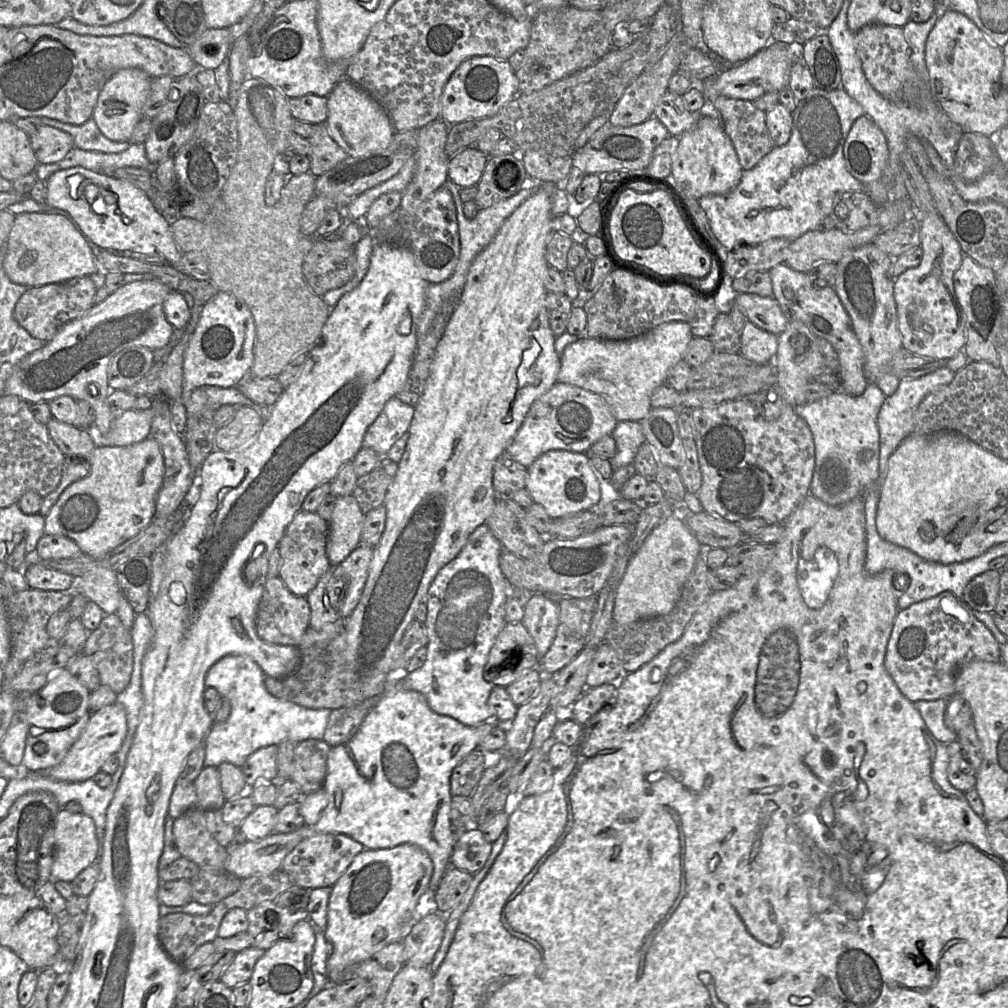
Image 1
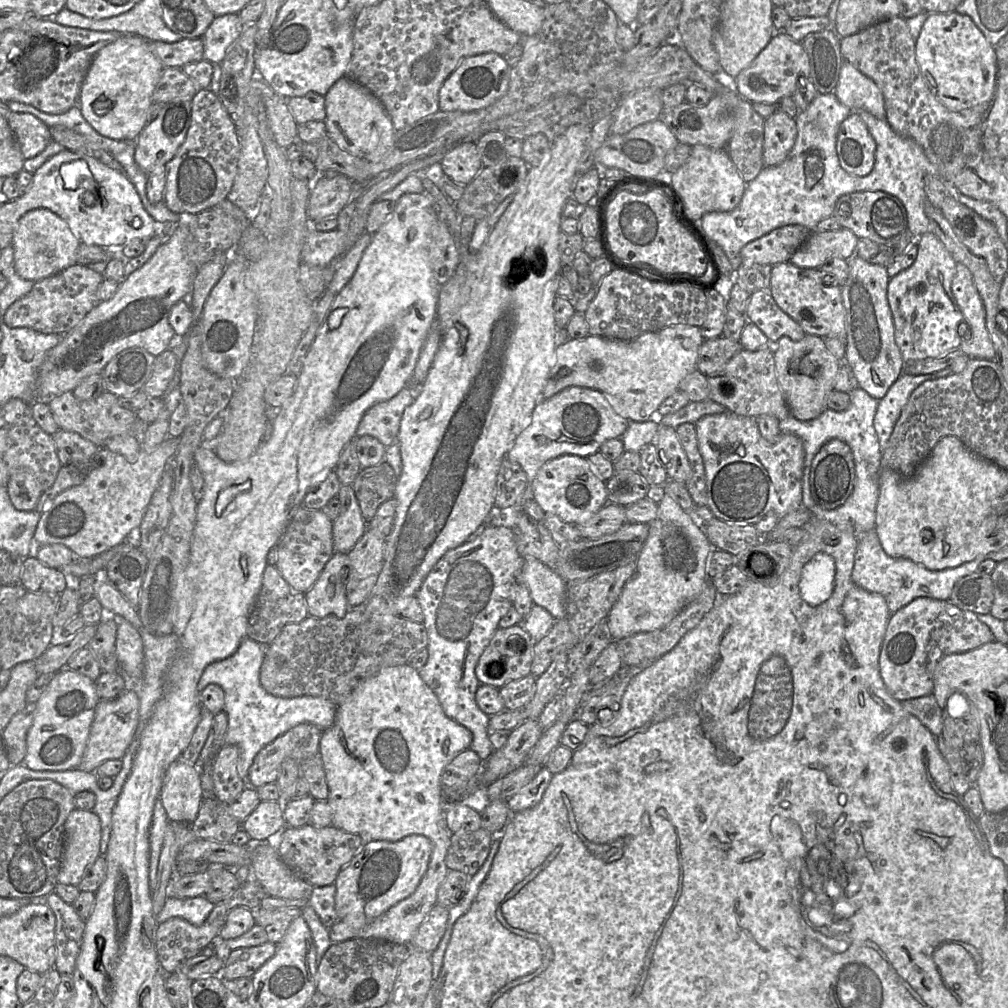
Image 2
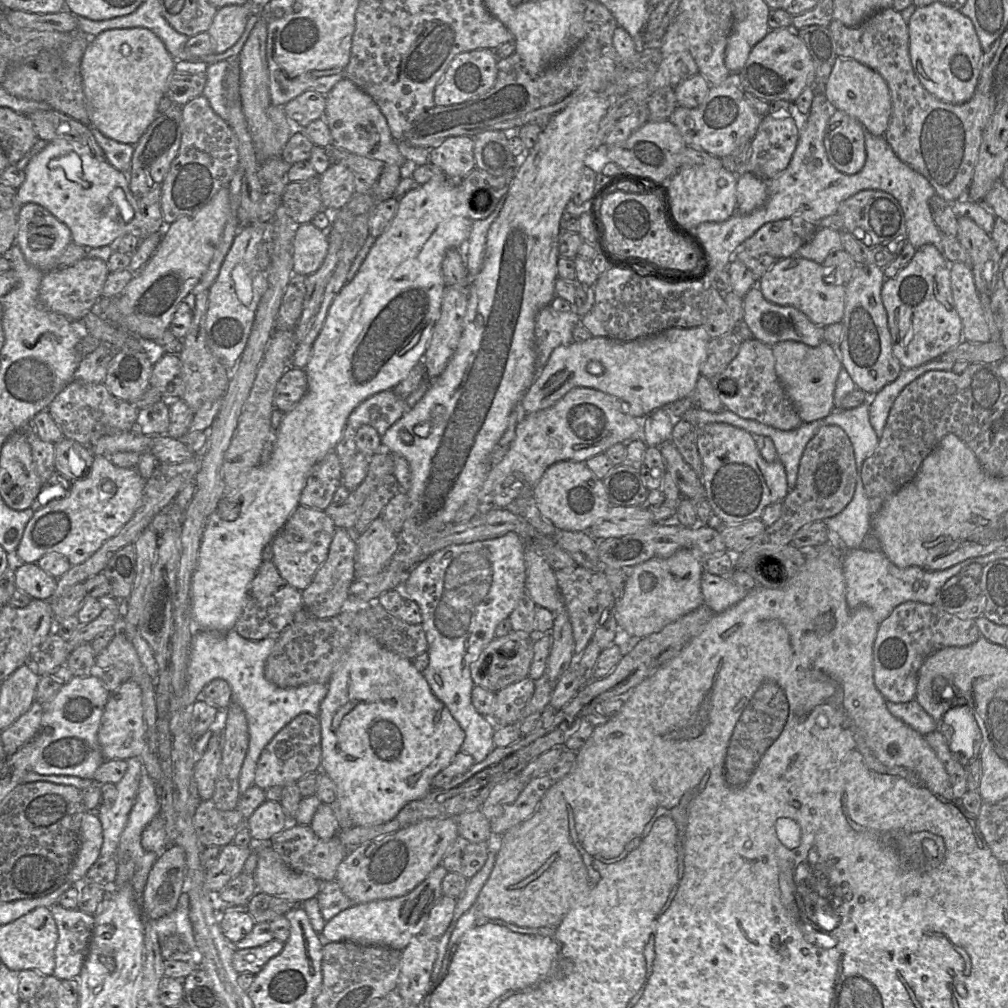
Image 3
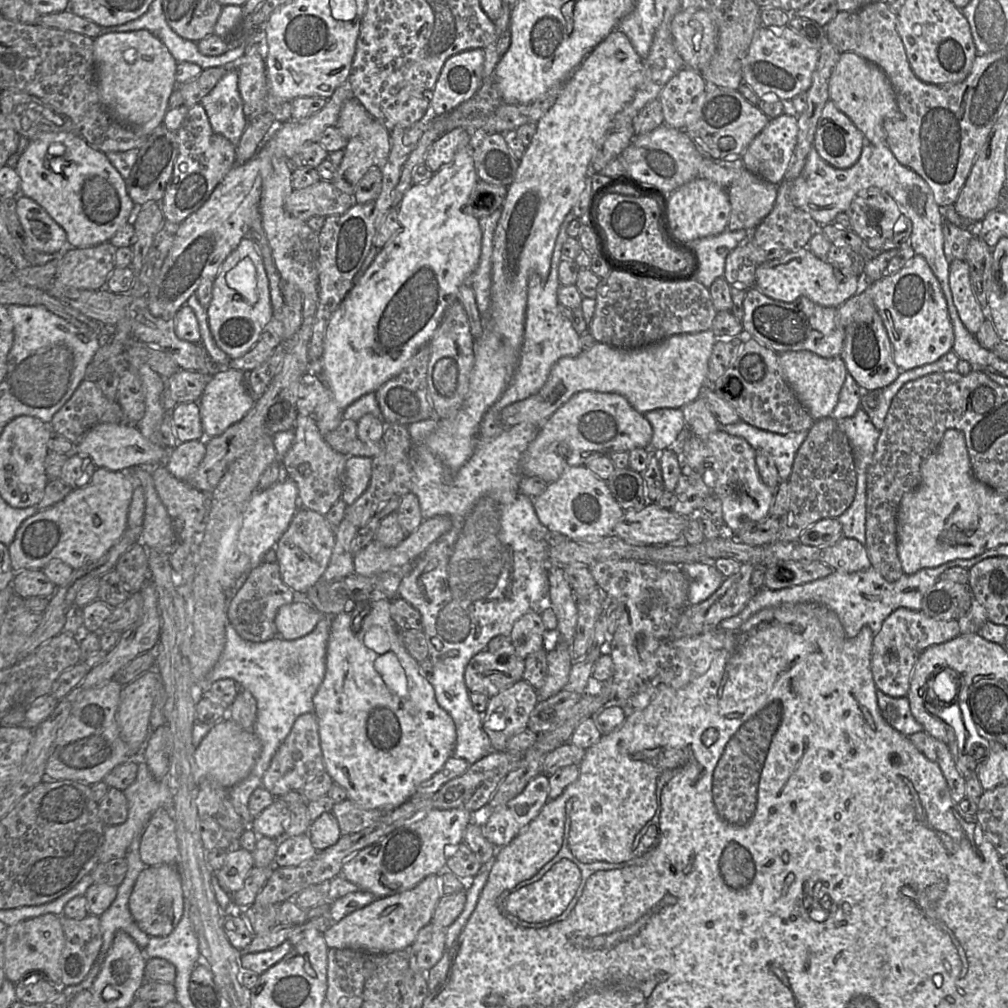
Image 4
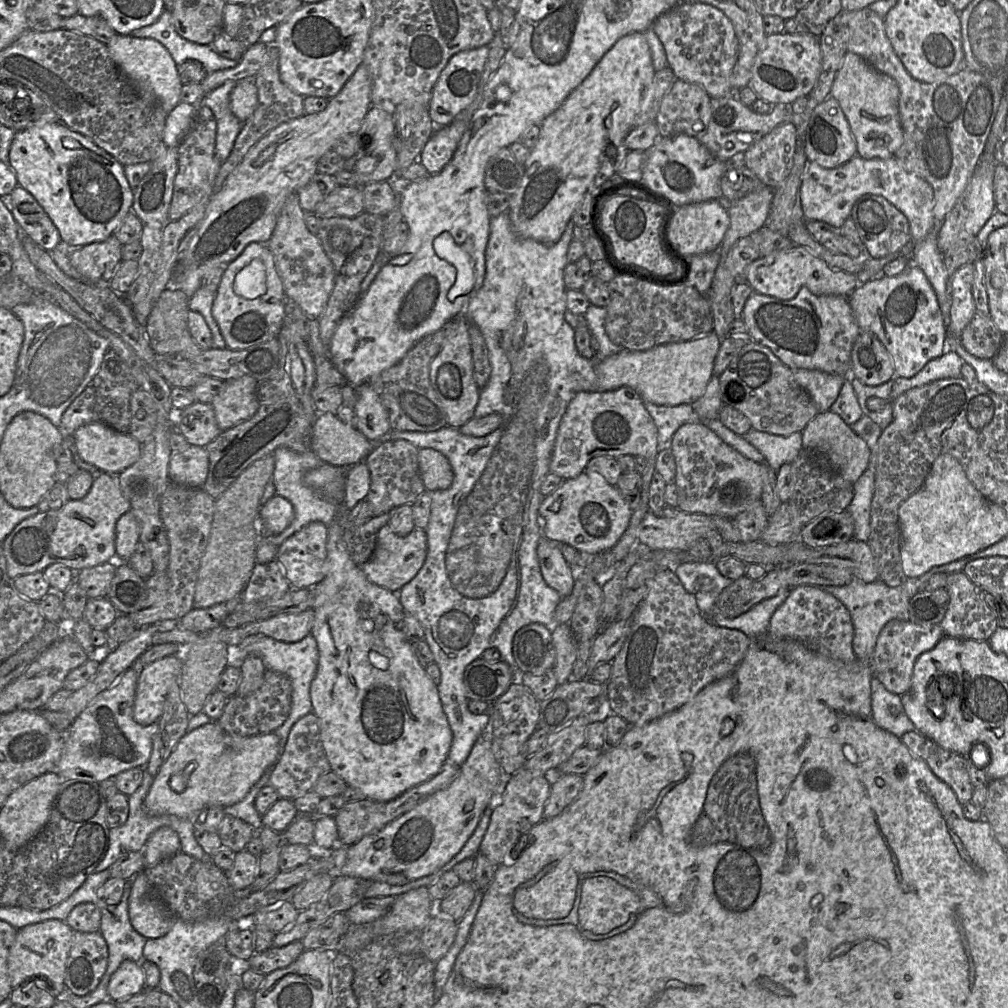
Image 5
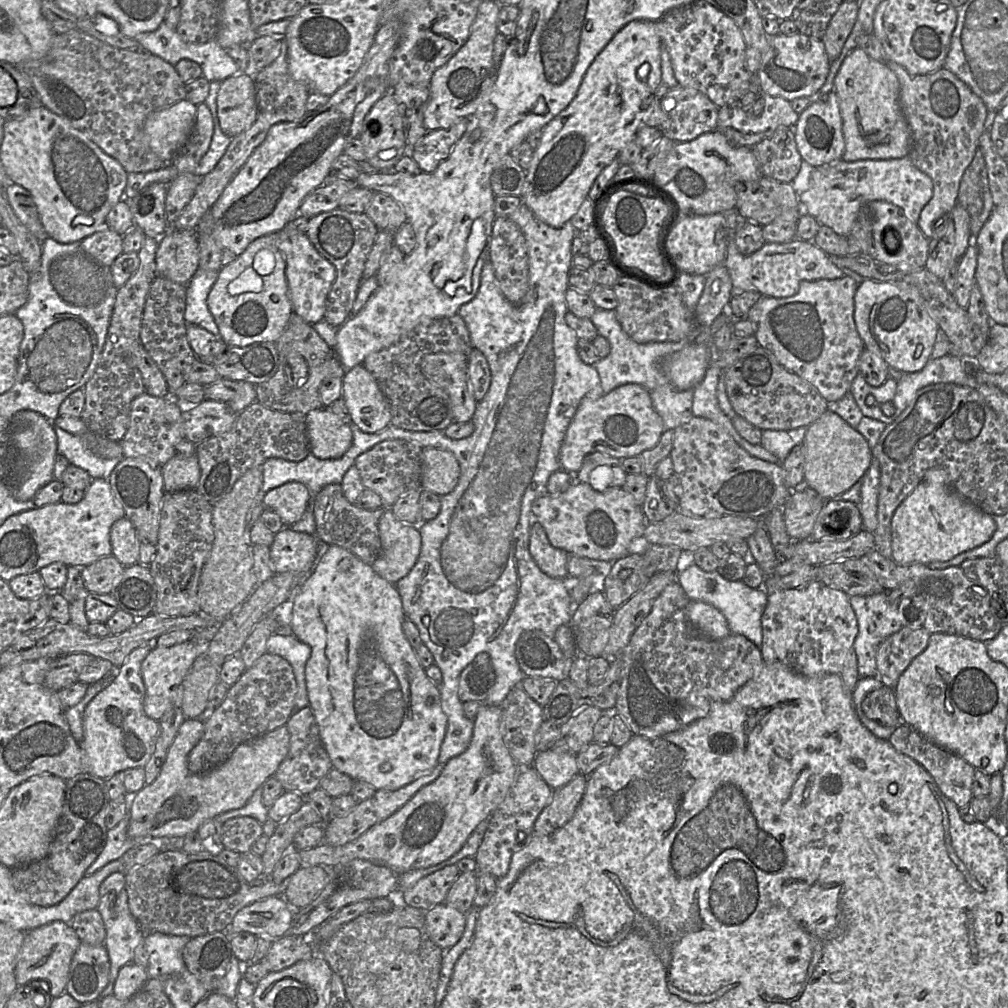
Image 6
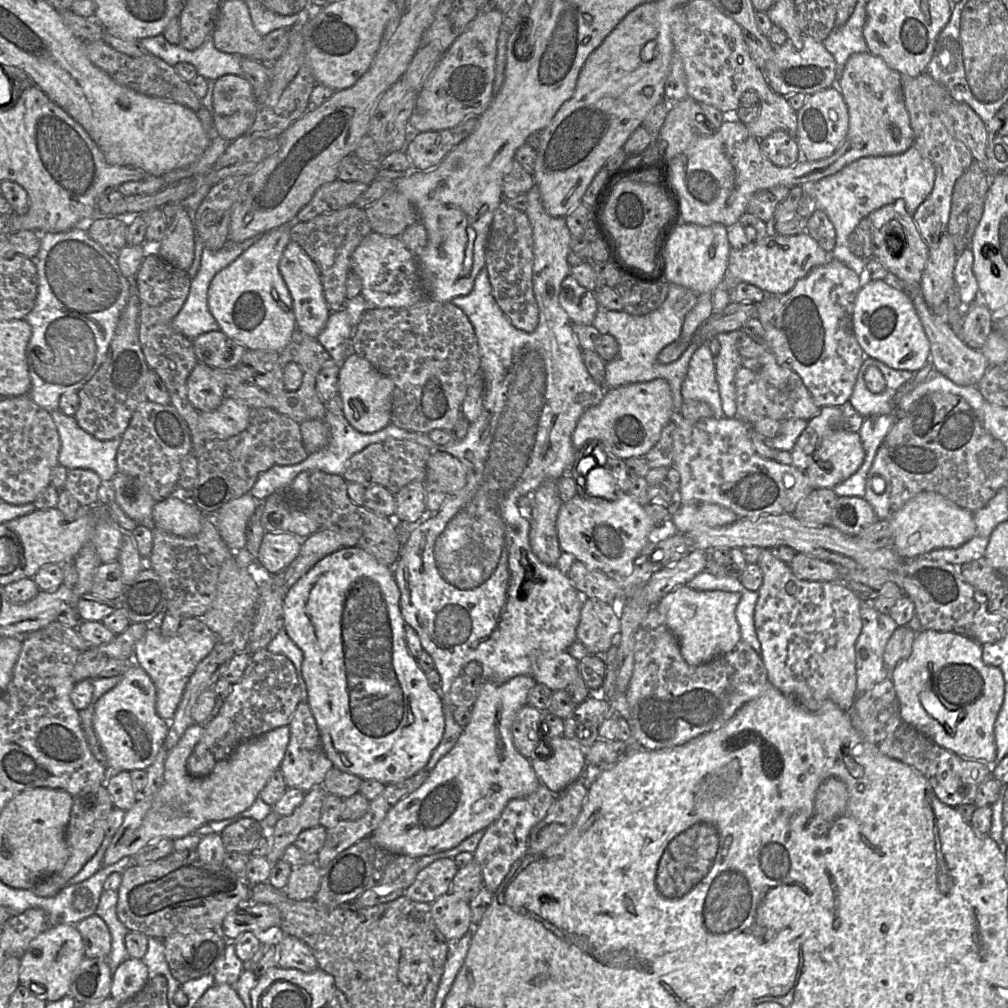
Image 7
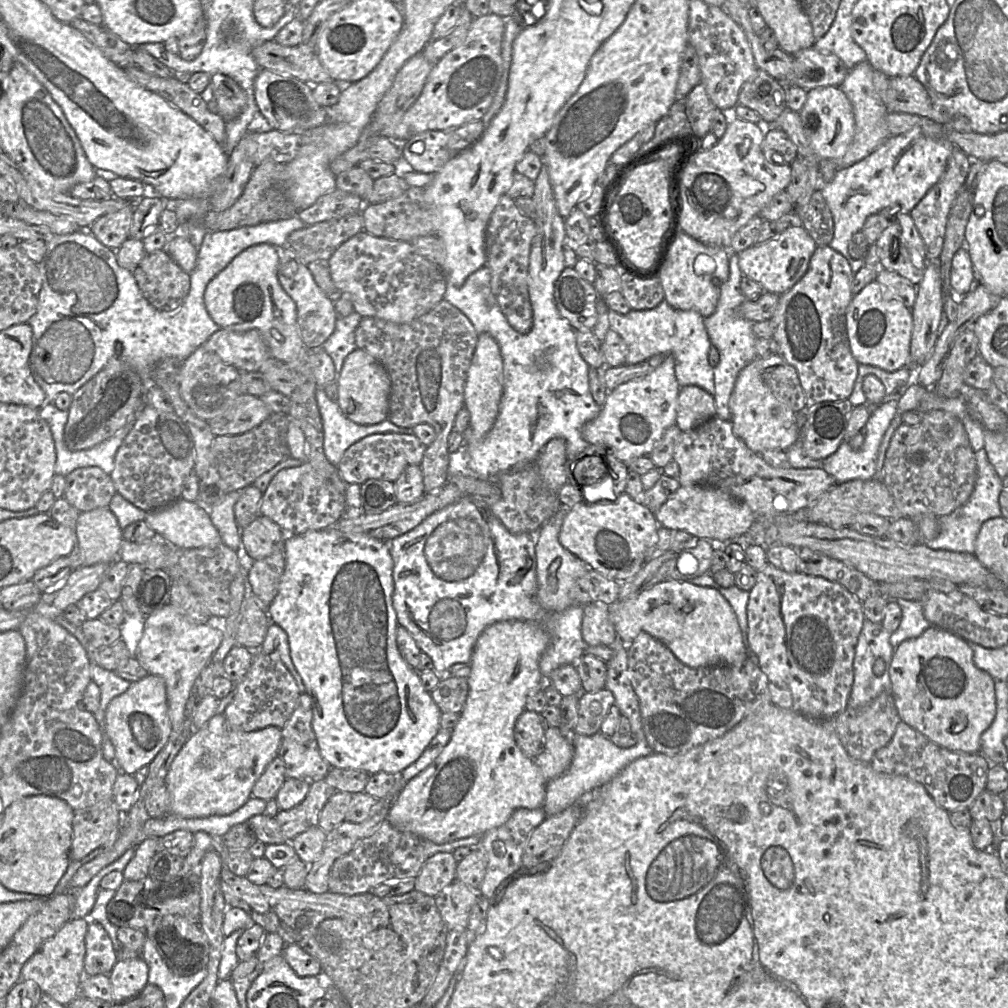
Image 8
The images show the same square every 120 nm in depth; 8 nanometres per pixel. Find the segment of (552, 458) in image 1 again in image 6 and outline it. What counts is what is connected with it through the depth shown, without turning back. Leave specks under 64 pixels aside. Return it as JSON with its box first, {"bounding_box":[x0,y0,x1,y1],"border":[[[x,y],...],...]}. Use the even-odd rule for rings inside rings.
{"bounding_box":[531,483,646,562],"border":[[[590,483],[572,484],[559,495],[545,494],[531,505],[532,516],[543,526],[550,543],[568,554],[614,562],[628,554],[630,542],[643,536],[646,526],[642,508],[622,487],[596,490]]]}

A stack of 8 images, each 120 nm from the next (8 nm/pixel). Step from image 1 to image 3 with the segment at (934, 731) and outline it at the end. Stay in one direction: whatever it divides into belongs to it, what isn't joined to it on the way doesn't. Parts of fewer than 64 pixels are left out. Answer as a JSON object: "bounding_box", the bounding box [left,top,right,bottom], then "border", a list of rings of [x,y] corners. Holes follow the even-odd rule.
{"bounding_box":[886,699,939,736],"border":[[[915,699],[904,703],[886,700],[886,706],[894,717],[902,720],[923,736],[939,729],[939,723]]]}

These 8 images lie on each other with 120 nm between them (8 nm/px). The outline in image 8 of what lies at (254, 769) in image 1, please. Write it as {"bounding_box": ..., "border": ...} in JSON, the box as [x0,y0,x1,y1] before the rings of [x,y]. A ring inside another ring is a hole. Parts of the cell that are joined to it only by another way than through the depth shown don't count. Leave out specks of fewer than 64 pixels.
{"bounding_box":[279,692,331,782],"border":[[[306,692],[300,694],[297,707],[281,731],[282,741],[279,757],[285,763],[286,778],[303,779],[309,782],[325,779],[331,767],[320,753],[317,738],[312,728],[311,698]]]}

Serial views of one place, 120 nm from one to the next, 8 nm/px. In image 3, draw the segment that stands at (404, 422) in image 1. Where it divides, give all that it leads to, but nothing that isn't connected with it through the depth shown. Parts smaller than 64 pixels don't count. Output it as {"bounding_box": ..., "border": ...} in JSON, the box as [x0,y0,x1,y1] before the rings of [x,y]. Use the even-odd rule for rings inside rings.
{"bounding_box":[347,390,408,436],"border":[[[393,390],[381,391],[362,401],[349,415],[347,424],[354,430],[363,425],[370,425],[380,436],[383,436],[407,411],[408,405],[406,400],[397,396]]]}

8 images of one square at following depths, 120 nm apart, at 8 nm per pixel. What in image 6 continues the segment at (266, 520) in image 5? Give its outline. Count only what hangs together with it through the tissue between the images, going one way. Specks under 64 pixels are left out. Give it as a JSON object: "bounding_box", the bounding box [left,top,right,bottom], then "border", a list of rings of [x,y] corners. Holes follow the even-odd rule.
{"bounding_box":[263,482,309,527],"border":[[[288,482],[265,493],[263,496],[265,508],[278,514],[285,527],[298,522],[308,505],[309,491],[300,482]]]}

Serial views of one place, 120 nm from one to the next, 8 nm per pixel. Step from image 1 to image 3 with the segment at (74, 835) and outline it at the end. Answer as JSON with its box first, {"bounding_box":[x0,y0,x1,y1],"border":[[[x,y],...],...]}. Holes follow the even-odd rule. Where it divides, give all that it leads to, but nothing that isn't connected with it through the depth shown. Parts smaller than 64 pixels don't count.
{"bounding_box":[68,811,103,885],"border":[[[86,811],[80,827],[80,849],[68,874],[68,880],[81,885],[89,868],[100,857],[103,843],[102,823],[94,811]]]}

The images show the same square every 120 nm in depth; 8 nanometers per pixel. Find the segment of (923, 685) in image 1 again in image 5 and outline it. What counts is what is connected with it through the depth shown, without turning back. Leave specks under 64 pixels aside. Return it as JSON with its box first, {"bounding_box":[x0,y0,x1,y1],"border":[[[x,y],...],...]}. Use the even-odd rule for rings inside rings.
{"bounding_box":[871,620,944,695],"border":[[[890,620],[885,624],[878,636],[871,659],[874,676],[888,691],[903,695],[911,686],[913,668],[917,658],[922,653],[934,648],[943,636],[944,632],[940,624],[920,626],[910,621]]]}

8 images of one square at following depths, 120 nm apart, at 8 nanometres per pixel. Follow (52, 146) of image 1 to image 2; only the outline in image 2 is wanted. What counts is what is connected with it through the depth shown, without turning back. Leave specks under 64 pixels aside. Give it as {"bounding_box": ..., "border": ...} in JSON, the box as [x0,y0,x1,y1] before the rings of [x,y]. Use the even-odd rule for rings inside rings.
{"bounding_box":[6,111,52,159],"border":[[[11,111],[6,120],[25,159],[37,156],[52,141],[50,128],[32,114]]]}

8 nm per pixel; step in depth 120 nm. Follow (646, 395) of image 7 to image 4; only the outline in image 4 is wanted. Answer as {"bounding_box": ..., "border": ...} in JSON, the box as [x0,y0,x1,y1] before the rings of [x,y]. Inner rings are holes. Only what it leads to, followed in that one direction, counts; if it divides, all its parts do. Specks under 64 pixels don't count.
{"bounding_box":[521,391,653,482],"border":[[[581,391],[575,393],[559,407],[544,423],[536,438],[528,445],[521,458],[523,476],[538,476],[546,482],[556,481],[567,466],[586,465],[600,456],[610,456],[613,452],[631,451],[635,448],[650,448],[653,429],[643,414],[636,411],[628,400],[617,393]]]}

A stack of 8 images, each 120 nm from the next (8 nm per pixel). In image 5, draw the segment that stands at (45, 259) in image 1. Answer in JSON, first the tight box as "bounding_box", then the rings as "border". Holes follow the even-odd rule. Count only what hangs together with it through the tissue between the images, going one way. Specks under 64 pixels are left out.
{"bounding_box":[7,185,62,252],"border":[[[17,185],[7,197],[19,228],[43,250],[51,252],[62,240],[60,233],[37,200]]]}

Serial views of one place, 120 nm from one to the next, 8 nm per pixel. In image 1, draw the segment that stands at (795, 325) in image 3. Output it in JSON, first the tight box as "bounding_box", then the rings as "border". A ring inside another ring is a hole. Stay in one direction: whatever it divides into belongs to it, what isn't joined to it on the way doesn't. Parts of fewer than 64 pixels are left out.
{"bounding_box":[729,294,790,335],"border":[[[733,294],[729,296],[758,328],[779,335],[787,328],[790,319],[774,297],[762,297],[757,294]]]}

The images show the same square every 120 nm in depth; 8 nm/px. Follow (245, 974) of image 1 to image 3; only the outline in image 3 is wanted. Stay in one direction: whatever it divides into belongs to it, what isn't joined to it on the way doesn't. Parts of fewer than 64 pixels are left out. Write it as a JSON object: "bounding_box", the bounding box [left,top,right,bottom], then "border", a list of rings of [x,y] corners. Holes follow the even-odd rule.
{"bounding_box":[232,939,283,975],"border":[[[273,939],[262,946],[235,950],[232,957],[233,967],[239,975],[243,972],[256,975],[283,947],[283,942]]]}

